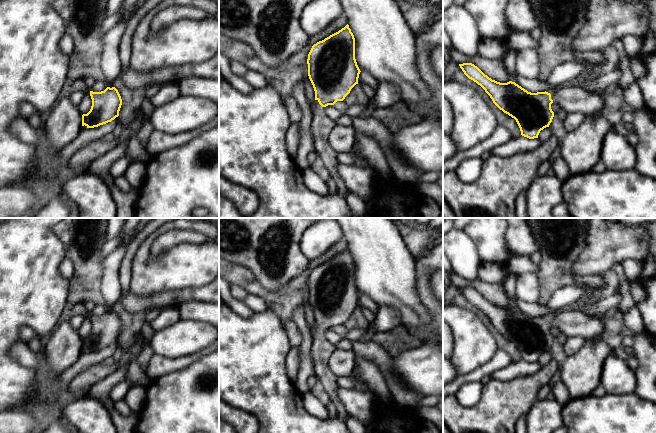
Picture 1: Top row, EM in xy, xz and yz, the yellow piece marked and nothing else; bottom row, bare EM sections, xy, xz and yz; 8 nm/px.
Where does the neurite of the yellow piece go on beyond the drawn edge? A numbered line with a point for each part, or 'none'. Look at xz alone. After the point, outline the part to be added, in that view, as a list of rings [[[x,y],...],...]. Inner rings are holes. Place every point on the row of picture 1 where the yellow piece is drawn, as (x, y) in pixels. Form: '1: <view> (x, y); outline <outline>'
1: xz (321, 126); outline [[[315,100],[312,105],[312,122],[311,135],[313,137],[315,152],[318,154],[328,169],[330,177],[336,183],[336,189],[343,198],[346,199],[349,194],[348,188],[340,179],[337,173],[337,152],[329,144],[329,134],[336,124],[336,121],[329,118],[325,112],[325,107],[322,107],[318,100]]]

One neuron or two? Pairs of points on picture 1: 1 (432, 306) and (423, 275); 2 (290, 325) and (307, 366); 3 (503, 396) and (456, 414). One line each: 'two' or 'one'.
1: one
2: two
3: one

